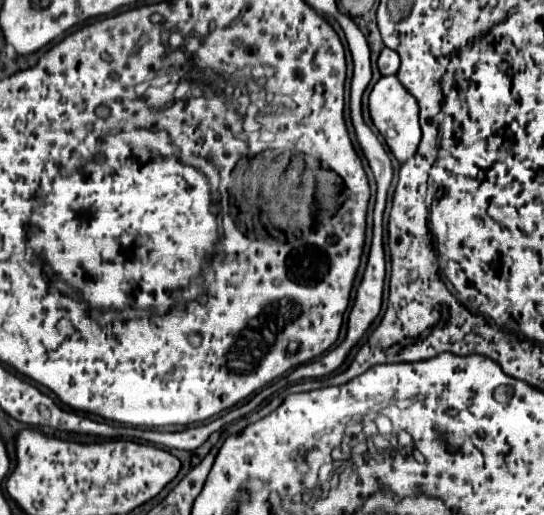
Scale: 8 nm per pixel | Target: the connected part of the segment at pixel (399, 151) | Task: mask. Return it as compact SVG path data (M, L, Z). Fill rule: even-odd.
M388 75L388 77L382 77L372 93L370 93L370 115L372 115L372 121L374 125L378 127L378 131L382 135L388 133L388 129L394 129L398 133L398 137L394 141L386 141L390 151L394 153L394 157L404 163L408 161L410 157L416 155L416 149L418 149L418 143L420 143L420 125L418 125L418 101L402 87L402 83L398 81L396 75Z

